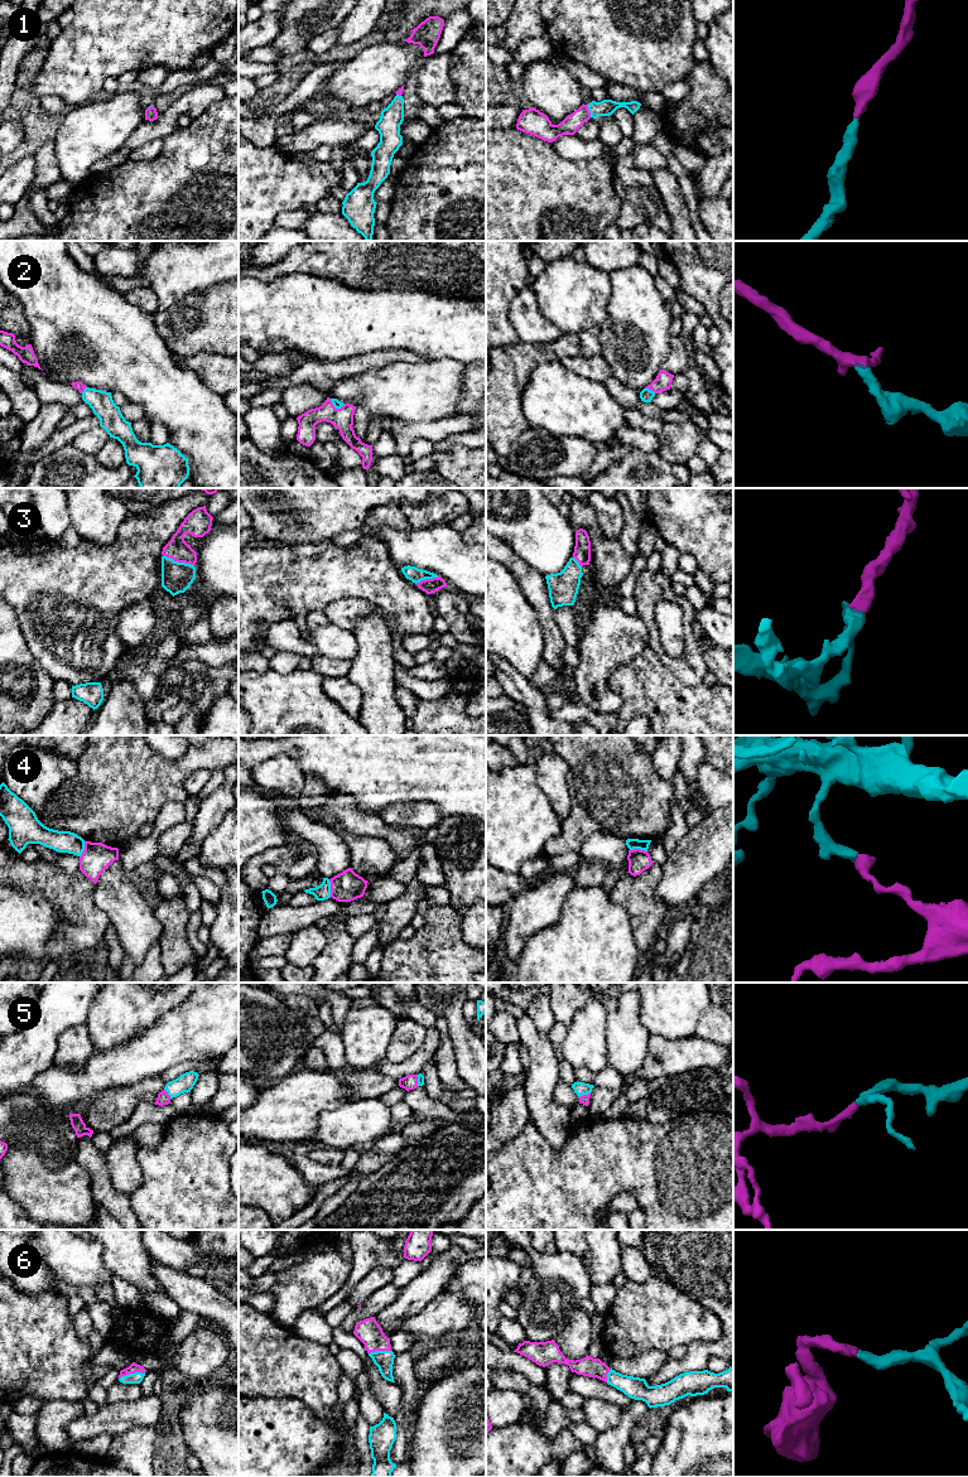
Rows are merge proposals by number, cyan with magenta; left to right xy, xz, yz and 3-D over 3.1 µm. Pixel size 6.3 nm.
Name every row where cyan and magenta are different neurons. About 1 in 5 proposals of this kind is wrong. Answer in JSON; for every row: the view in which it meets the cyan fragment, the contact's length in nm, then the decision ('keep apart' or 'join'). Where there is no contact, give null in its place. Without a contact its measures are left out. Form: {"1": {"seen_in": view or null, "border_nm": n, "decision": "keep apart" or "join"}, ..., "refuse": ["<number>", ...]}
{"1": {"seen_in": "yz", "border_nm": 90, "decision": "join"}, "2": {"seen_in": "yz", "border_nm": 80, "decision": "join"}, "3": {"seen_in": "xy", "border_nm": 220, "decision": "join"}, "4": {"seen_in": "xz", "border_nm": 110, "decision": "keep apart"}, "5": {"seen_in": "yz", "border_nm": 80, "decision": "join"}, "6": {"seen_in": "xy", "border_nm": 180, "decision": "join"}, "refuse": ["4"]}

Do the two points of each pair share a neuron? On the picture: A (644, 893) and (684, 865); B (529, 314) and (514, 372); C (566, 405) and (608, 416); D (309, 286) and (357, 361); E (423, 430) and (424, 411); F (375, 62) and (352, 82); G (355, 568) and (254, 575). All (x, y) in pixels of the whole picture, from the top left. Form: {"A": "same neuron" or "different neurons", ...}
{"A": "different neurons", "B": "different neurons", "C": "same neuron", "D": "different neurons", "E": "different neurons", "F": "same neuron", "G": "same neuron"}

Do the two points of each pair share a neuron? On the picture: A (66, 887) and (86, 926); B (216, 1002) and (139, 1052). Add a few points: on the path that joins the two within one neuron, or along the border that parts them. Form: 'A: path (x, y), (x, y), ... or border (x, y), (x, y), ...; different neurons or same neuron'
A: path (73, 897), (81, 916); same neuron
B: path (197, 1021), (183, 1034), (158, 1048); same neuron

